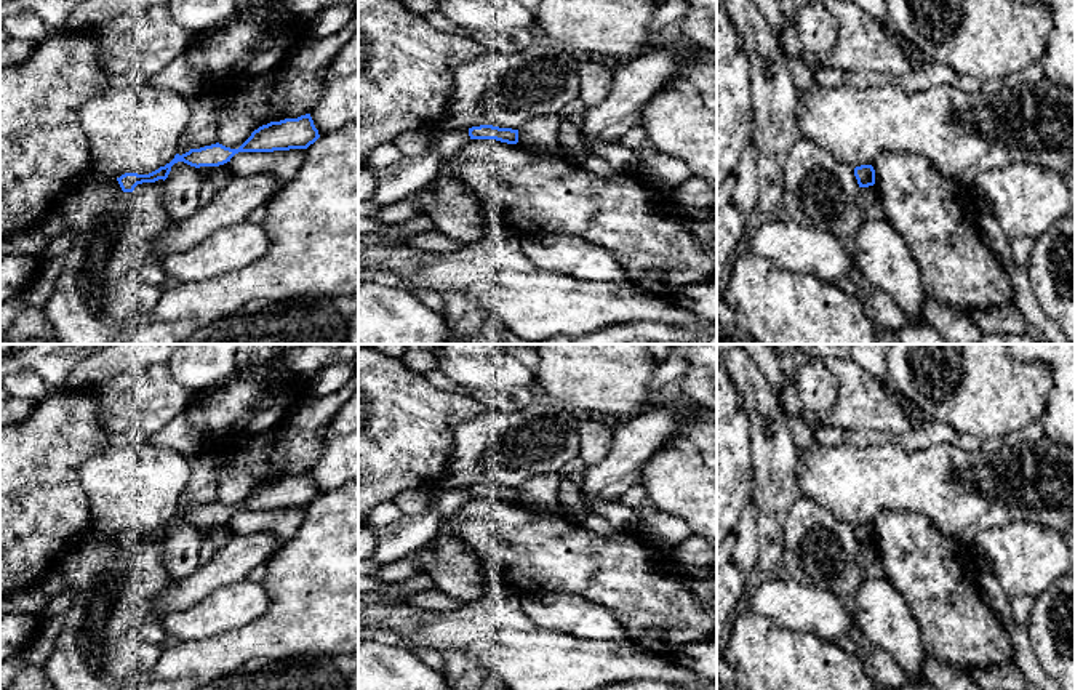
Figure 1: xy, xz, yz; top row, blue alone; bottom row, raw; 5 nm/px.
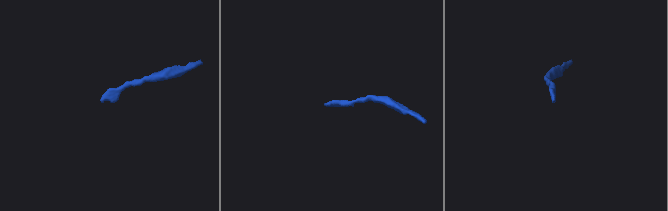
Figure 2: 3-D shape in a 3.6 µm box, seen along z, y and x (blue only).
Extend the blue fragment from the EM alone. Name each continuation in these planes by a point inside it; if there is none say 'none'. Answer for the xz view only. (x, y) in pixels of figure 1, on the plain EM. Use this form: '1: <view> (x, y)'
none

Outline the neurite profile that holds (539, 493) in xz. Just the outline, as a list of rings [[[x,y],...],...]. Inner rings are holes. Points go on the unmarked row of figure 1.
[[[542,474],[533,477],[518,488],[517,503],[541,514],[560,514],[558,485],[560,474]]]

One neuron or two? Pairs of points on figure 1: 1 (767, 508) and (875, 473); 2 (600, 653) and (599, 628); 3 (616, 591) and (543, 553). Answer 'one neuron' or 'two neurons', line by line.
1: two neurons
2: two neurons
3: one neuron

